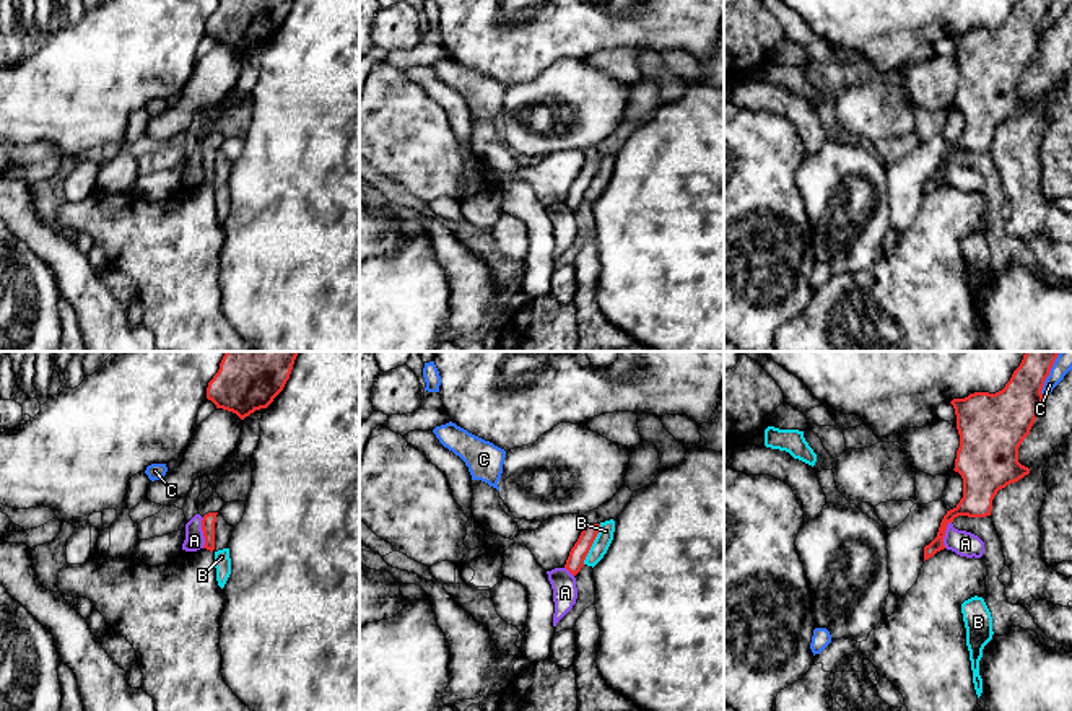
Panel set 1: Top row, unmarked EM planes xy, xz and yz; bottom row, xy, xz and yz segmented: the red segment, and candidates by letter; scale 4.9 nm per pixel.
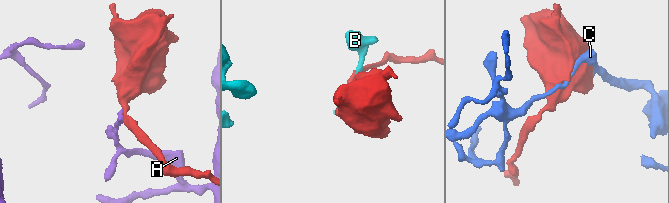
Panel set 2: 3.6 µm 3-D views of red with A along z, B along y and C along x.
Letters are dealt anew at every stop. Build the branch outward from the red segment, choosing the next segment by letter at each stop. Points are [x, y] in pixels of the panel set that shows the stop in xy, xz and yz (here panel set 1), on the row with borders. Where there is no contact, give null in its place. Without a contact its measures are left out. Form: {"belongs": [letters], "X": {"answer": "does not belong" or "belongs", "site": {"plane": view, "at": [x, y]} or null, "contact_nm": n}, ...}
{"belongs": [], "A": {"answer": "does not belong", "site": {"plane": "xy", "at": [204, 532]}, "contact_nm": 150}, "B": {"answer": "does not belong", "site": {"plane": "xz", "at": [592, 542]}, "contact_nm": 220}, "C": {"answer": "does not belong", "site": {"plane": "yz", "at": [1048, 375]}, "contact_nm": 240}}

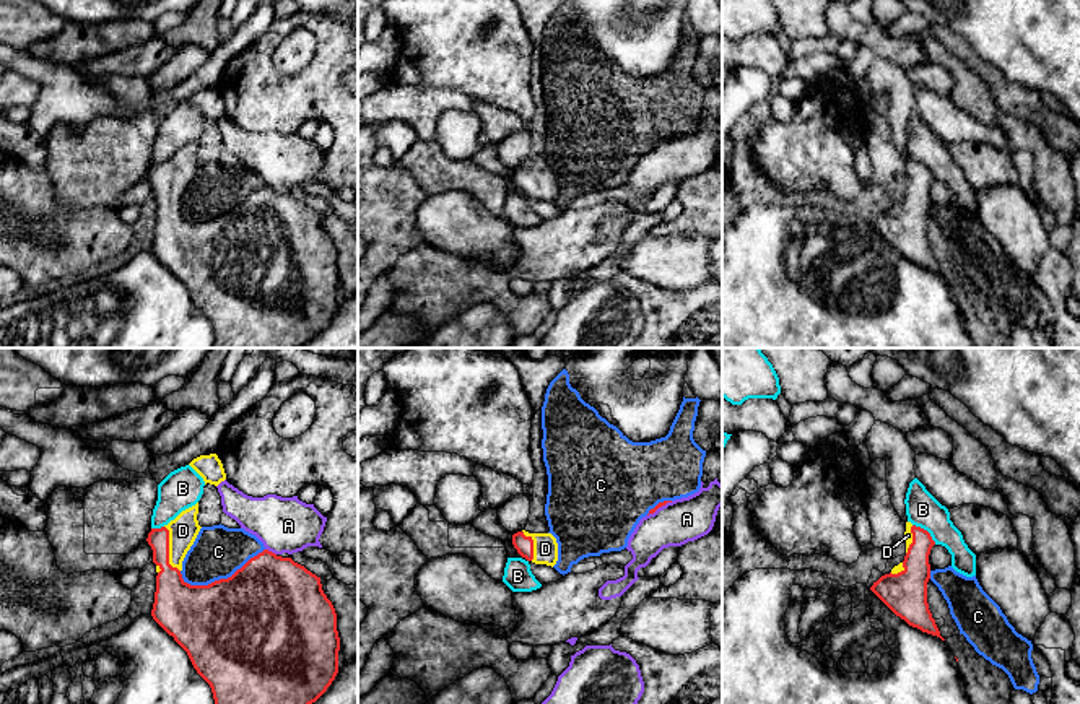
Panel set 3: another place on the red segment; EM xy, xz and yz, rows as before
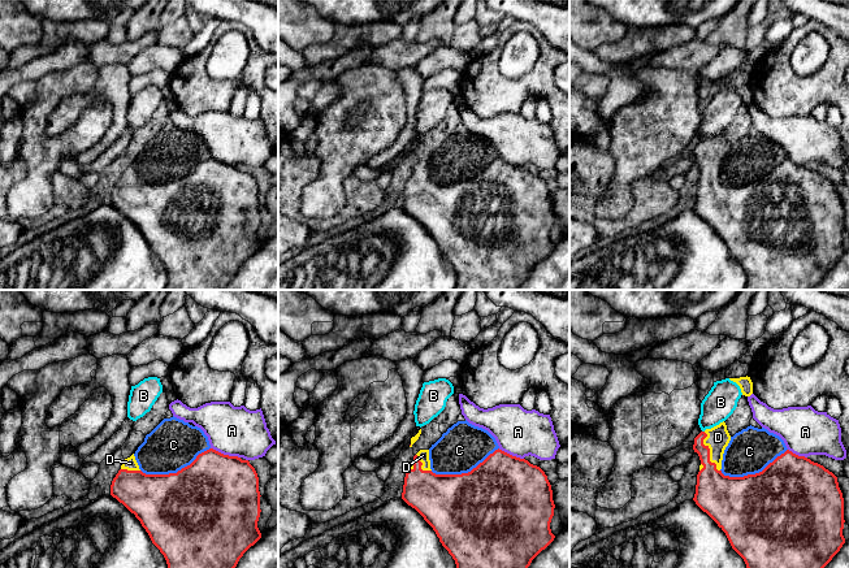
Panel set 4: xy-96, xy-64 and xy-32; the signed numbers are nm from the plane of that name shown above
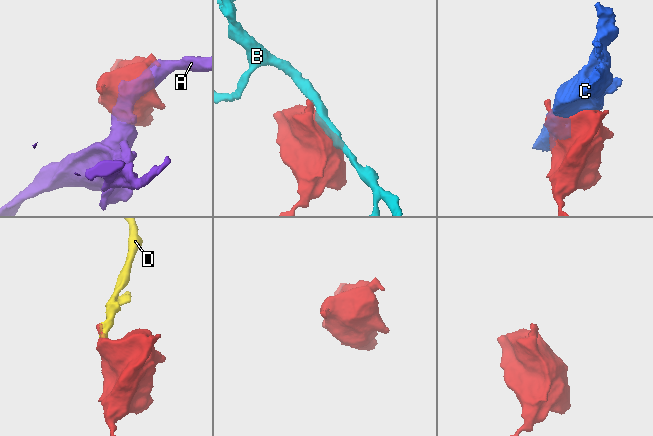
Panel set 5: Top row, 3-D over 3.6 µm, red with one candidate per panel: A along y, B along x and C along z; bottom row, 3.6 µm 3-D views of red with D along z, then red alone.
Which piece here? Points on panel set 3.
{"belongs": ["D"], "A": {"answer": "does not belong", "site": {"plane": "xy", "at": [270, 551]}, "contact_nm": 70}, "B": {"answer": "does not belong", "site": {"plane": "yz", "at": [926, 530]}, "contact_nm": 160}, "C": {"answer": "does not belong", "site": {"plane": "xy", "at": [220, 579]}, "contact_nm": 440}, "D": {"answer": "belongs", "site": {"plane": "xy", "at": [168, 550]}, "contact_nm": 240}}

